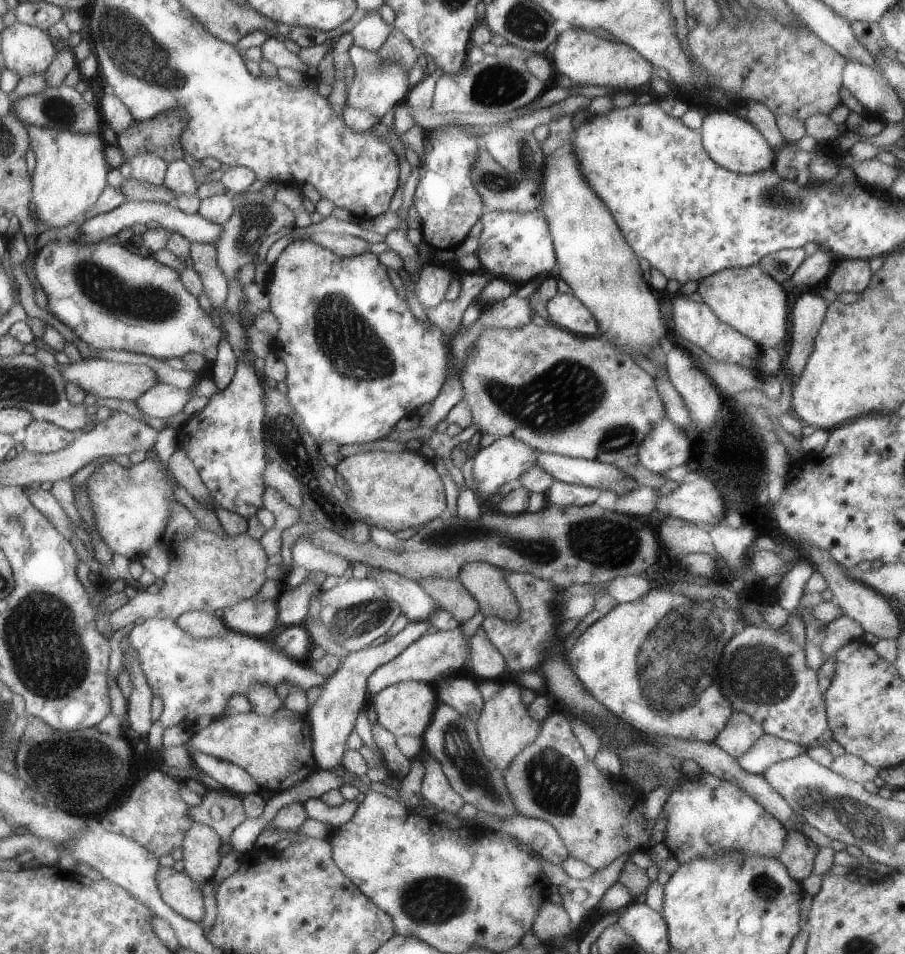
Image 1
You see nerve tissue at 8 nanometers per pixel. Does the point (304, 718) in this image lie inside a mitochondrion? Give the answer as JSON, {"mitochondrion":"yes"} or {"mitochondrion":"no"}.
{"mitochondrion":"no"}

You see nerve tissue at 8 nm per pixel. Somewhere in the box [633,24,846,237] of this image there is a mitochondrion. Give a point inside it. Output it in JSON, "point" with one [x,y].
{"point":[771,196]}

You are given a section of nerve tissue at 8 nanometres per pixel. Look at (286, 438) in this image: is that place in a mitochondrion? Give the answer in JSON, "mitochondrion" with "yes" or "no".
{"mitochondrion":"yes"}

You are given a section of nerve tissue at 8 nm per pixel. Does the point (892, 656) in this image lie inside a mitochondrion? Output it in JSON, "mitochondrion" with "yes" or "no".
{"mitochondrion":"no"}

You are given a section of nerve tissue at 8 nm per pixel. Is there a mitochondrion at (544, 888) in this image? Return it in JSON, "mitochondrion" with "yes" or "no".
{"mitochondrion":"no"}

